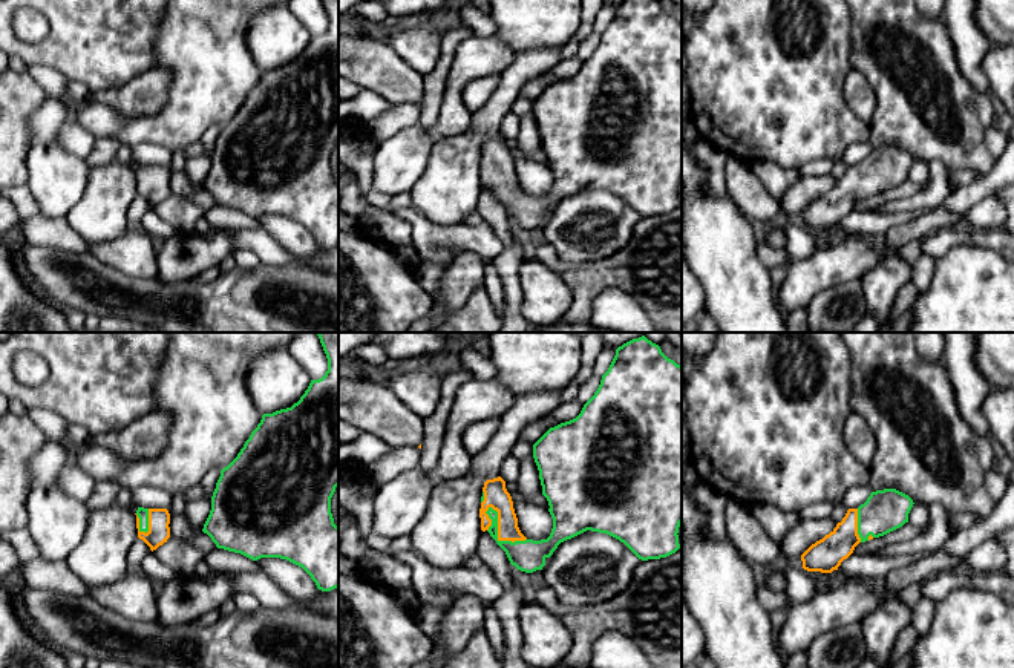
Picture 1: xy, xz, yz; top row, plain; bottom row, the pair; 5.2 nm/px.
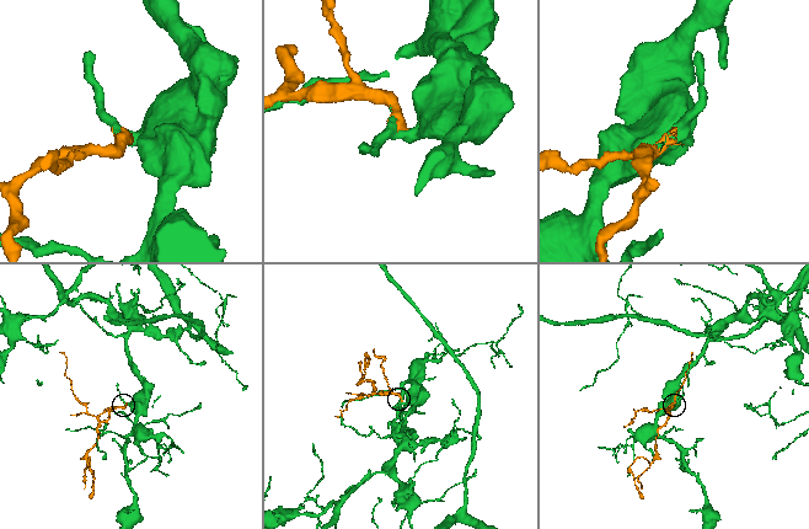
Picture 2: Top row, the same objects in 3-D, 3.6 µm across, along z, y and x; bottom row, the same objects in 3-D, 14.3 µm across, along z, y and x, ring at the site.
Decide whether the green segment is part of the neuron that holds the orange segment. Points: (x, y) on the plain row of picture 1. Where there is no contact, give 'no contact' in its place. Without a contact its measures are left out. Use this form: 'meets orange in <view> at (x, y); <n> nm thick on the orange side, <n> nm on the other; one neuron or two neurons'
meets orange in xz at (498, 192); 130 nm thick on the orange side, 170 nm on the other; one neuron

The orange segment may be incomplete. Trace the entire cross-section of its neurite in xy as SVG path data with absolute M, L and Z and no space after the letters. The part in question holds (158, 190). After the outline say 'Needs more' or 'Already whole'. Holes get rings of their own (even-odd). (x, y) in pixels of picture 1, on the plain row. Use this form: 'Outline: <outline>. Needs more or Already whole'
Outline: M144 165L136 167L138 195L142 196L150 207L156 207L170 195L170 170L167 165Z. Needs more

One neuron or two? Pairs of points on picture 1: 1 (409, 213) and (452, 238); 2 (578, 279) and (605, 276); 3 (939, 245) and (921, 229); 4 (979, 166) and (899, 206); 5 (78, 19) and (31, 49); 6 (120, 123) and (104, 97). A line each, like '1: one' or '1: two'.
1: one
2: one
3: two
4: two
5: one
6: two

